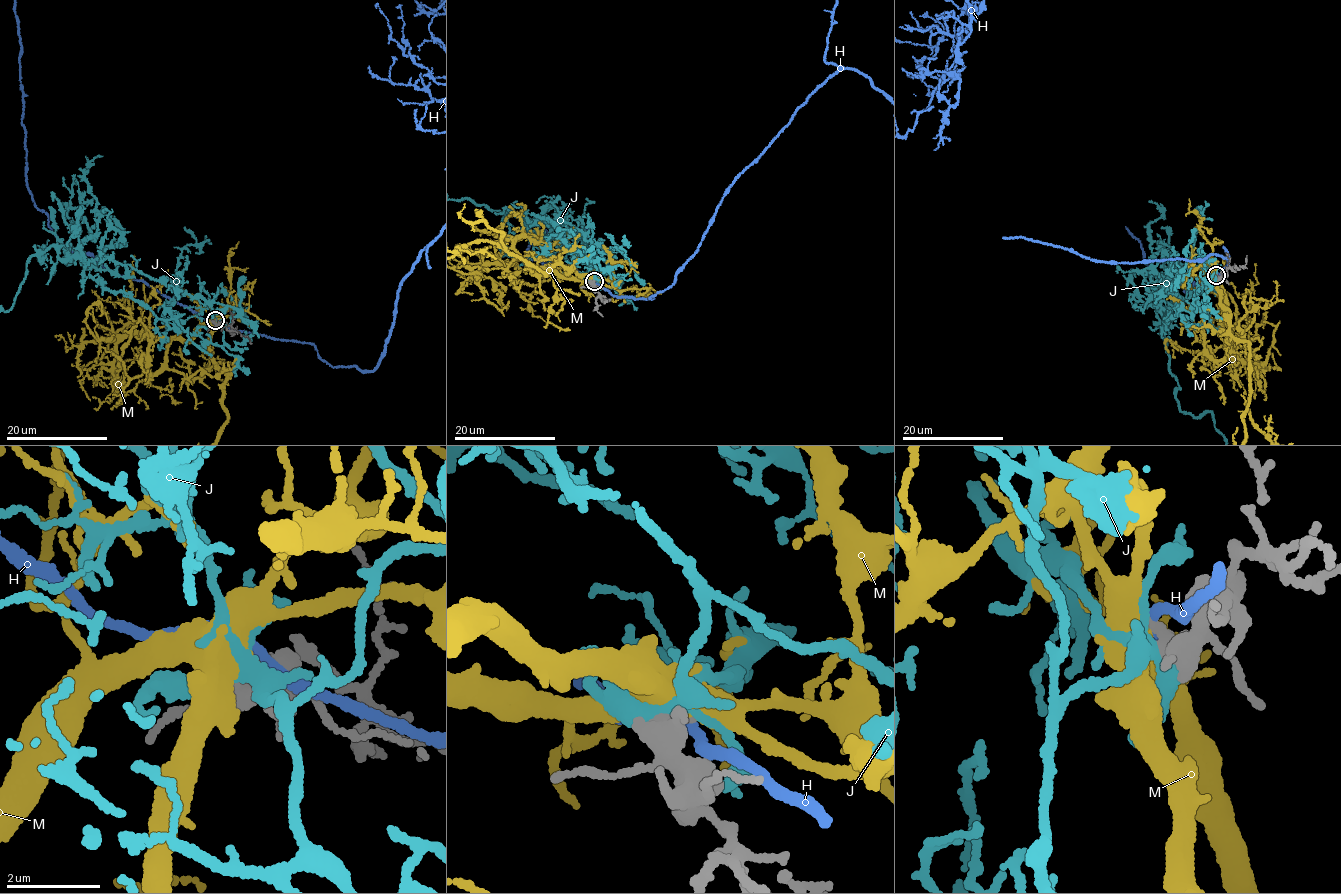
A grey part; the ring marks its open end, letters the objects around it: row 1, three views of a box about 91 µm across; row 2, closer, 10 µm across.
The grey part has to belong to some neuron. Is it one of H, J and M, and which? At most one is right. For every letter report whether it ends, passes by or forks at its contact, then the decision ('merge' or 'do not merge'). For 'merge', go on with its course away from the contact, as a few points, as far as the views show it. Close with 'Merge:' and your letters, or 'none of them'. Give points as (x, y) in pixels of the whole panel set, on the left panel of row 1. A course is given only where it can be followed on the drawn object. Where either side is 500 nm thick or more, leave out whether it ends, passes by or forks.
H: it passes by; do not merge
J: it forks; do not merge
M: merge
Merge: M

